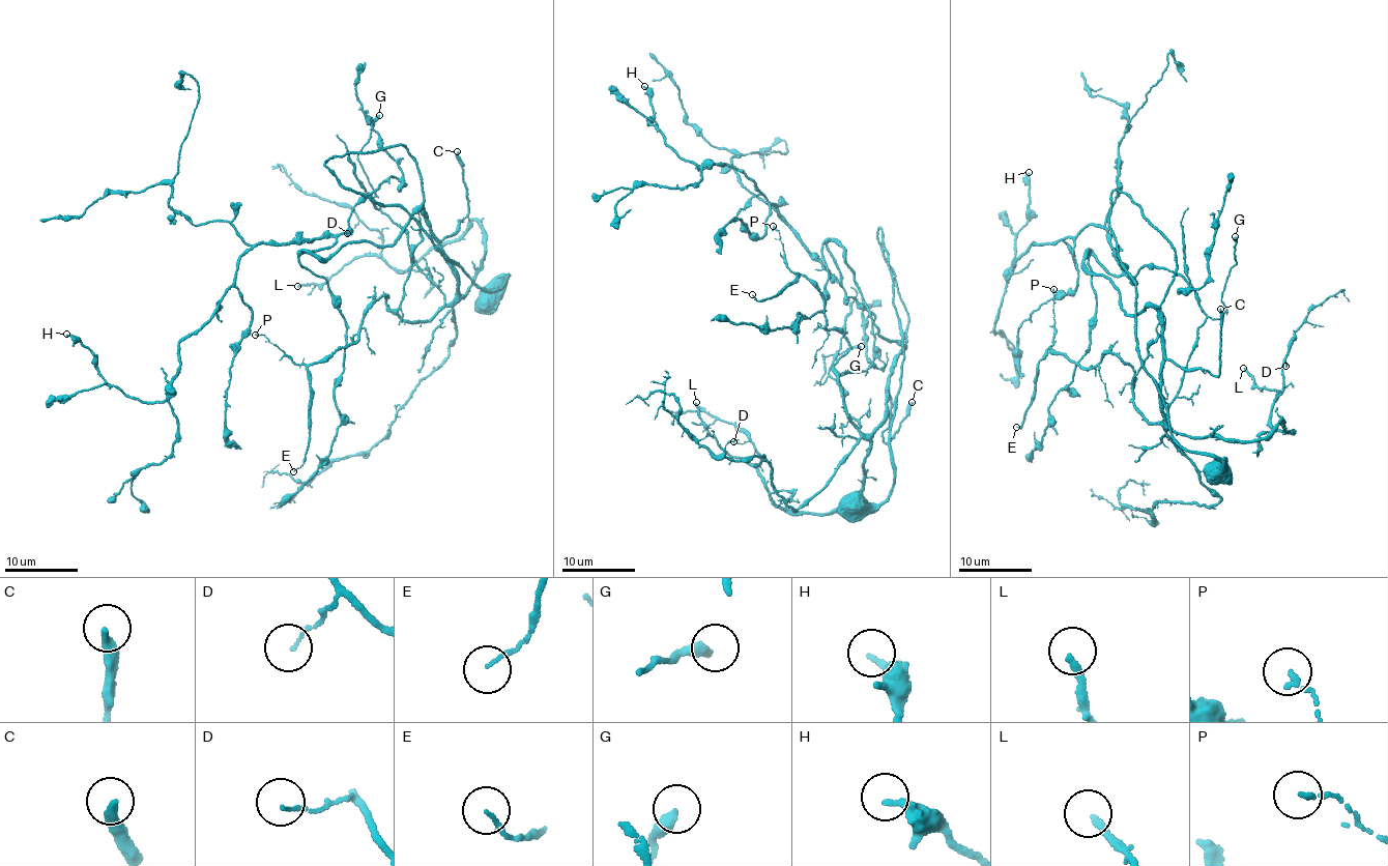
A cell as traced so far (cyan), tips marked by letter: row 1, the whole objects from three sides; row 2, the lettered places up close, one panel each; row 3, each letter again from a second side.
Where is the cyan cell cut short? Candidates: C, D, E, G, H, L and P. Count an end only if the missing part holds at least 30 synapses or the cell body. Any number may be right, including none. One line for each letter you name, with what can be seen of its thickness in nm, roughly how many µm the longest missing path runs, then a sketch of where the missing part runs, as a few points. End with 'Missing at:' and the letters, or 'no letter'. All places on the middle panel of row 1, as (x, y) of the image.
L: calibre 220 nm; missing 30 µm; course (696, 402), (676, 392), (655, 394), (638, 386), (630, 357), (642, 342), (676, 336), (705, 320), (716, 310)
Missing at: L

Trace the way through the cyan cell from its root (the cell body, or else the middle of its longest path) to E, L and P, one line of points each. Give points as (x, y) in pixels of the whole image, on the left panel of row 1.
E: (485, 297), (509, 277), (329, 157), (403, 146), (423, 202), (298, 257), (348, 343), (293, 471)
L: (485, 297), (509, 277), (324, 162), (395, 144), (473, 284), (473, 221), (297, 286)
P: (485, 297), (509, 277), (324, 162), (395, 144), (398, 238), (298, 257), (348, 343), (255, 335)

